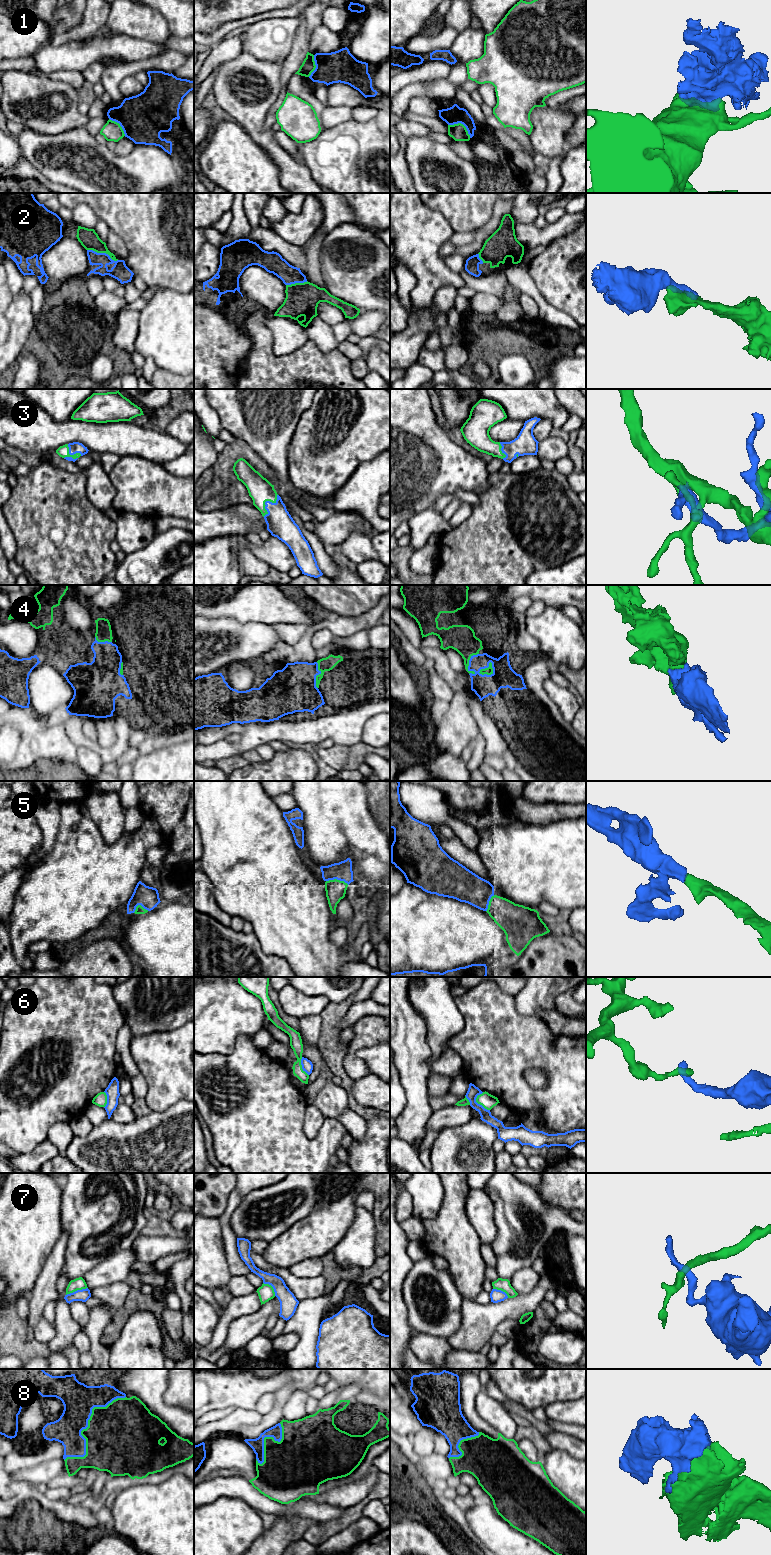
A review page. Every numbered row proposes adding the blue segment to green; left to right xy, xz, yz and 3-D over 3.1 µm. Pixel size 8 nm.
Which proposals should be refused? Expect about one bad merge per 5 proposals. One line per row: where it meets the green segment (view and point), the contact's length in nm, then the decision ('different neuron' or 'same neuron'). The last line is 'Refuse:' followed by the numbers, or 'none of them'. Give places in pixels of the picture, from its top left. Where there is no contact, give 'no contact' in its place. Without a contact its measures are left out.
1: contact yz (462, 124); length 220 nm; different neuron
2: contact xy (102, 252); length 260 nm; same neuron
3: contact xy (71, 455); length 150 nm; same neuron
4: contact yz (486, 668); length 140 nm; same neuron
5: contact xz (336, 879); length 190 nm; same neuron
6: contact yz (479, 1103); length 160 nm; different neuron
7: contact xy (76, 1290); length 190 nm; different neuron
8: contact xy (88, 1426); length 700 nm; same neuron
Refuse: 1, 6, 7

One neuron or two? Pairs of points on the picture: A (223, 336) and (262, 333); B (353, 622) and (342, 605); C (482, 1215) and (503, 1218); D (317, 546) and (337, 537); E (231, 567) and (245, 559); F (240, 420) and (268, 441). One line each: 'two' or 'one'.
A: two
B: two
C: two
D: two
E: two
F: one

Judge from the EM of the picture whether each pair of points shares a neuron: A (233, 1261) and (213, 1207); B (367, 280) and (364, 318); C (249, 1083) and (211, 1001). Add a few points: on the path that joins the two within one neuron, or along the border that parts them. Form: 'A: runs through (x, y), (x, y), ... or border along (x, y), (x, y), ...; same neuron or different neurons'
A: border along (229, 1196), (227, 1206), (218, 1218); different neurons
B: border along (364, 310), (379, 311); different neurons
C: border along (253, 1036), (240, 1035), (228, 1054), (210, 1055); different neurons

